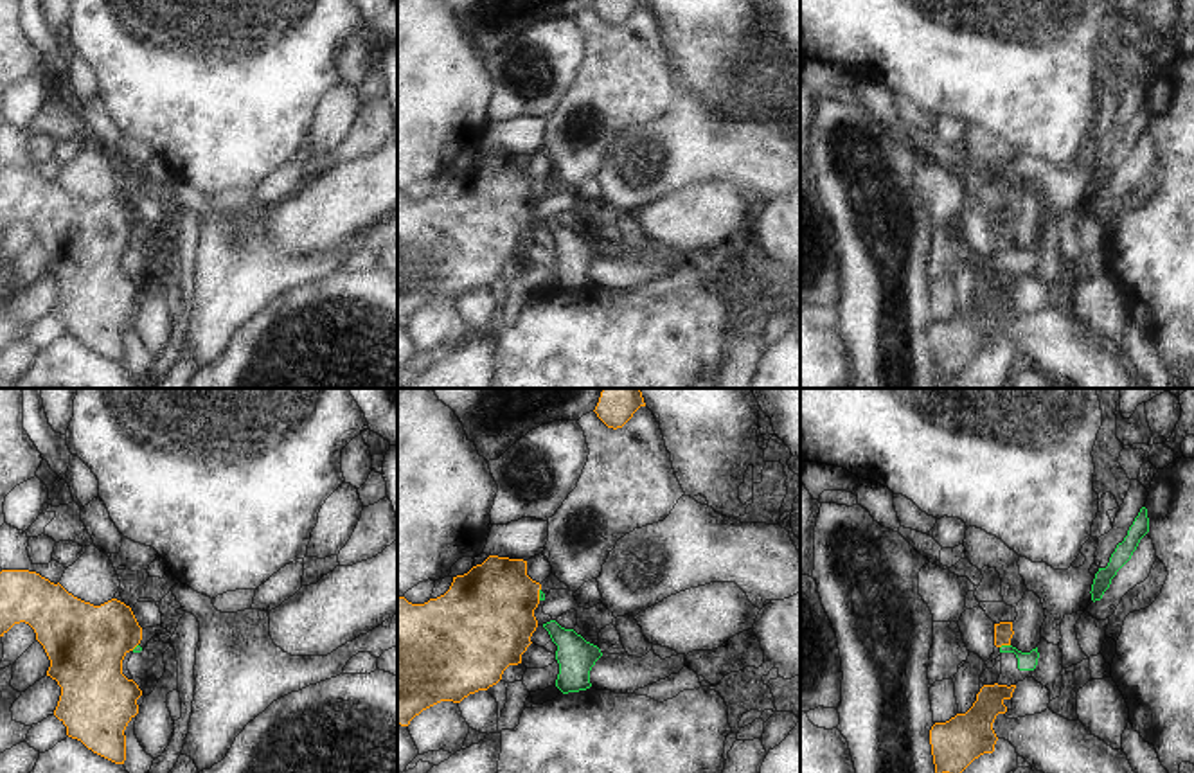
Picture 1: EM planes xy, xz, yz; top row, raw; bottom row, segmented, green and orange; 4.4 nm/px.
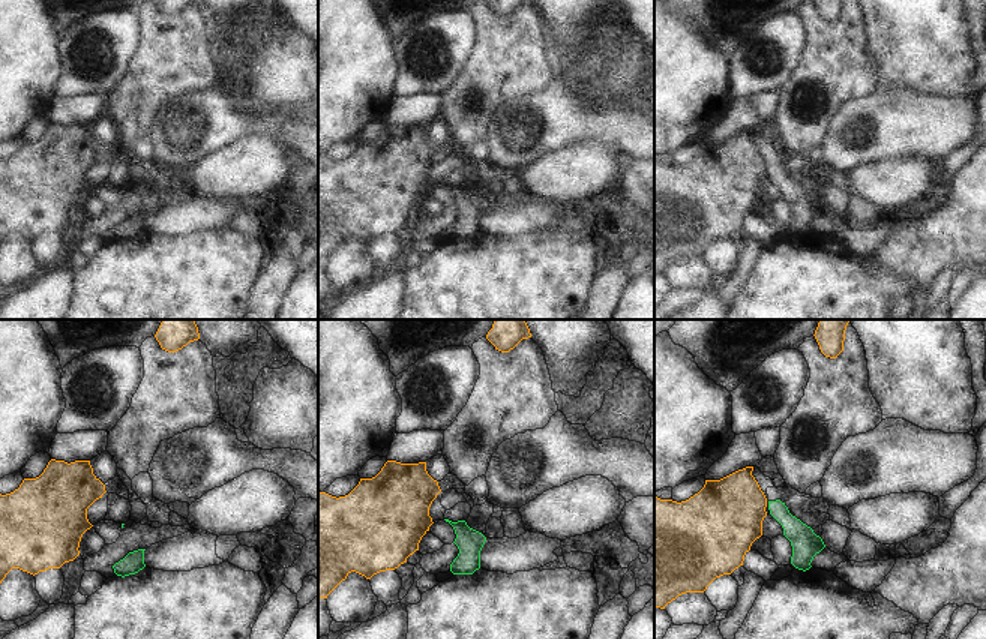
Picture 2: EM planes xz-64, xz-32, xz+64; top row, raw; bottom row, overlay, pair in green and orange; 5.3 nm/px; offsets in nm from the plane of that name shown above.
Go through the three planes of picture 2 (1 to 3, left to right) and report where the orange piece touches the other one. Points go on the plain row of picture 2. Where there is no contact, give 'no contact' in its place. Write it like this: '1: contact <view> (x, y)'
1: no contact
2: no contact
3: no contact

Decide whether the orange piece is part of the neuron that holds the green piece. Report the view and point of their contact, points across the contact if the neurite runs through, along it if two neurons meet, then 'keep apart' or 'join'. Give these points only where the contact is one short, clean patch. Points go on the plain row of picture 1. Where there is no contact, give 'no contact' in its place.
yz (1004, 243) | along yz (1009, 241), (1000, 245) | keep apart

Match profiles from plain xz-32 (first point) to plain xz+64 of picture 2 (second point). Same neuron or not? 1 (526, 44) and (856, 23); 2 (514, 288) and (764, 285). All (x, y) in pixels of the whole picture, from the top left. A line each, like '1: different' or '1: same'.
1: same
2: same

